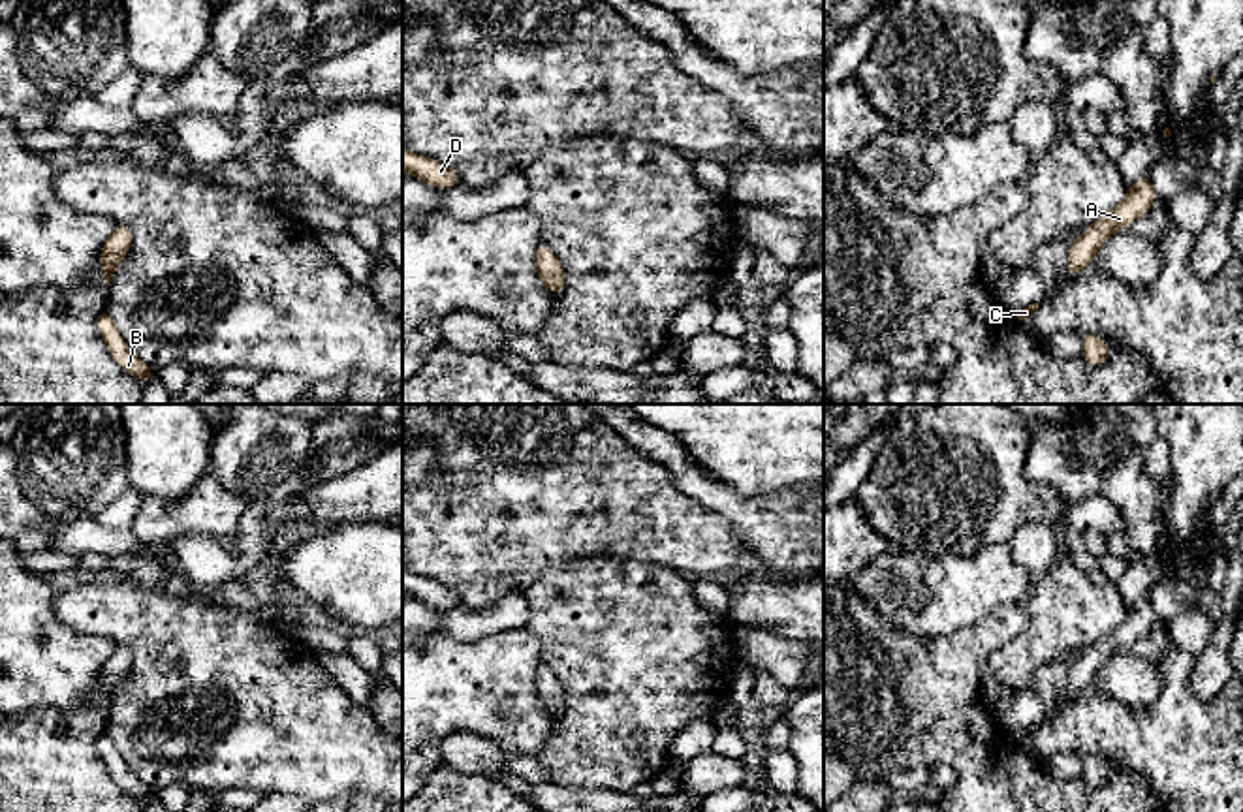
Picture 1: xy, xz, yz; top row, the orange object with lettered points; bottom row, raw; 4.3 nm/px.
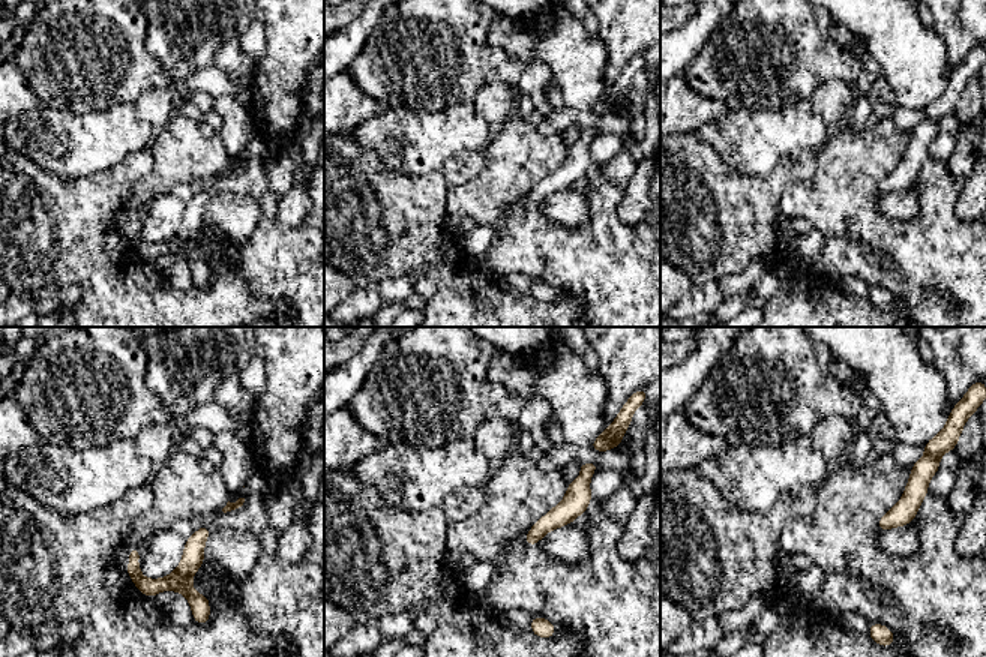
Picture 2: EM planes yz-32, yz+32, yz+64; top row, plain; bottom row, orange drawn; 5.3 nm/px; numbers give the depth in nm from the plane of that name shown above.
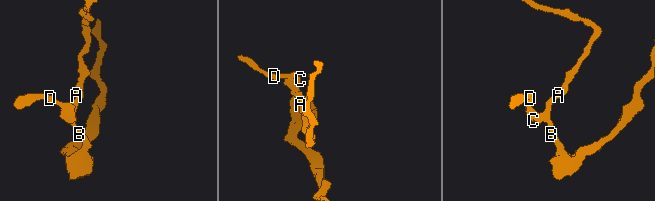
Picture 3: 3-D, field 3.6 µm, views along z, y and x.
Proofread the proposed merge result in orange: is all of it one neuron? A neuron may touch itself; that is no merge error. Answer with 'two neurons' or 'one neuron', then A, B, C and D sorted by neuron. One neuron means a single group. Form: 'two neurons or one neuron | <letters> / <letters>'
one neuron | A B C D

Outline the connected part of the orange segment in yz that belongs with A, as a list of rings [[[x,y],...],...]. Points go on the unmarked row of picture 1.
[[[1149,596],[1128,607],[1123,624],[1087,647],[1083,656],[1068,667],[1068,697],[1079,695],[1091,686],[1100,665],[1130,643],[1147,635],[1156,620]]]

